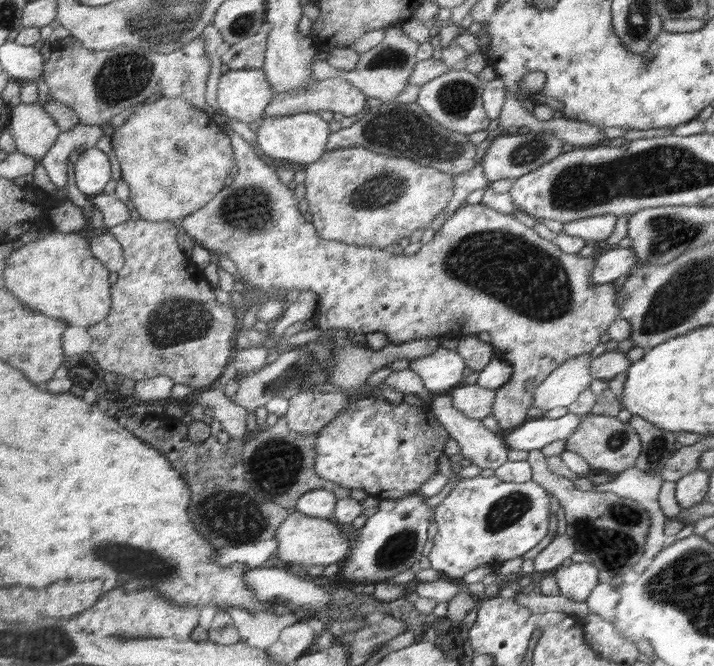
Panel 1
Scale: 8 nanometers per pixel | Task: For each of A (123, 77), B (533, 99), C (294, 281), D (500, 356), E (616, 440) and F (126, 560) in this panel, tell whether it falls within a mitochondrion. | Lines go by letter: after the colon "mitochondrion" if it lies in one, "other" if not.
A: mitochondrion
B: other
C: other
D: other
E: mitochondrion
F: mitochondrion

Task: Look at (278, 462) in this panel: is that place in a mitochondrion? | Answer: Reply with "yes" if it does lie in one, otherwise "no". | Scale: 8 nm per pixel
yes

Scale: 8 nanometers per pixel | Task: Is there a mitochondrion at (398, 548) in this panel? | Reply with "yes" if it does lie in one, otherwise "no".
yes

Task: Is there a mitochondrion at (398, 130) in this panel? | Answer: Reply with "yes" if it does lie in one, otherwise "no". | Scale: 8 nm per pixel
yes

